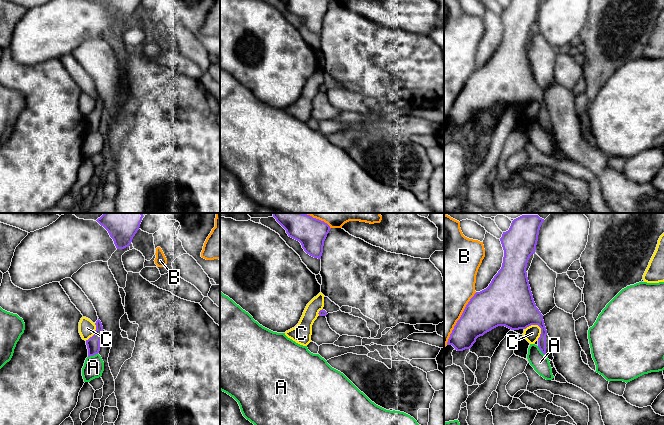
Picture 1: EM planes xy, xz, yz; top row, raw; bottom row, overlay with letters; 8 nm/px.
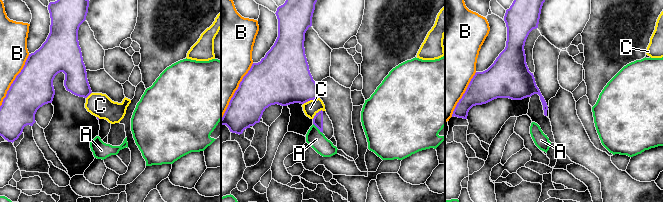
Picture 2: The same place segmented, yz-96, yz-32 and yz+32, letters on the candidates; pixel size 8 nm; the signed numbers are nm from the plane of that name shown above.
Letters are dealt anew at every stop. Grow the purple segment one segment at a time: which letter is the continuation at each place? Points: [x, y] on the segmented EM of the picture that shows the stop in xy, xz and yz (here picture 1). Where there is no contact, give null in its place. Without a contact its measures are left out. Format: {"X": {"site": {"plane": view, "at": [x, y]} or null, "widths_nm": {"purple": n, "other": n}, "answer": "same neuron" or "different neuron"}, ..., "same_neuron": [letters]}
{"A": {"site": {"plane": "yz", "at": [541, 351]}, "widths_nm": {"purple": 80, "other": 140}, "answer": "different neuron"}, "B": {"site": {"plane": "yz", "at": [460, 318]}, "widths_nm": {"purple": 320, "other": 400}, "answer": "different neuron"}, "C": {"site": {"plane": "yz", "at": [536, 324]}, "widths_nm": {"purple": 360, "other": 120}, "answer": "different neuron"}, "same_neuron": []}

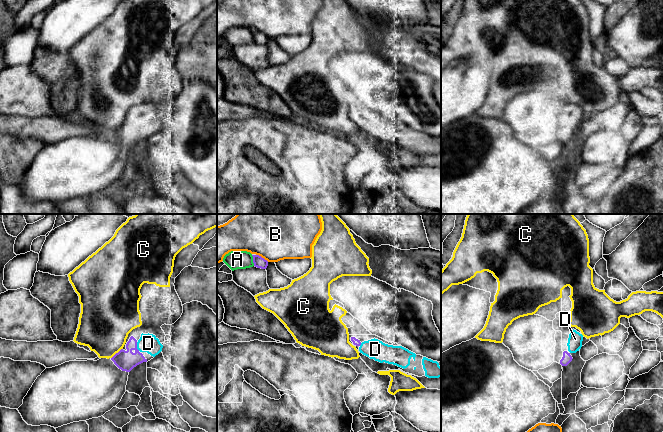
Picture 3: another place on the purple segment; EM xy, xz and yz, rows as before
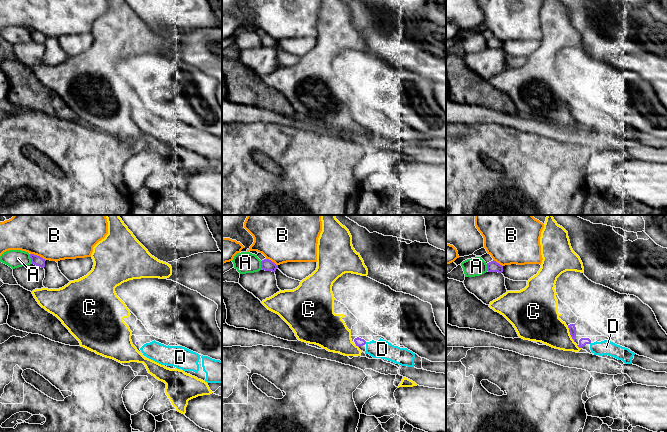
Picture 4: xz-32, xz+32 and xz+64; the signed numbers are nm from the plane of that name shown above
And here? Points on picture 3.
{"A": {"site": {"plane": "xz", "at": [253, 260]}, "widths_nm": {"purple": 90, "other": 150}, "answer": "different neuron"}, "B": {"site": {"plane": "xz", "at": [261, 257]}, "widths_nm": {"purple": 90, "other": 480}, "answer": "different neuron"}, "C": {"site": {"plane": "xy", "at": [116, 353]}, "widths_nm": {"purple": 160, "other": 420}, "answer": "different neuron"}, "D": {"site": {"plane": "xy", "at": [136, 346]}, "widths_nm": {"purple": 160, "other": 150}, "answer": "same neuron"}, "same_neuron": ["D"]}

